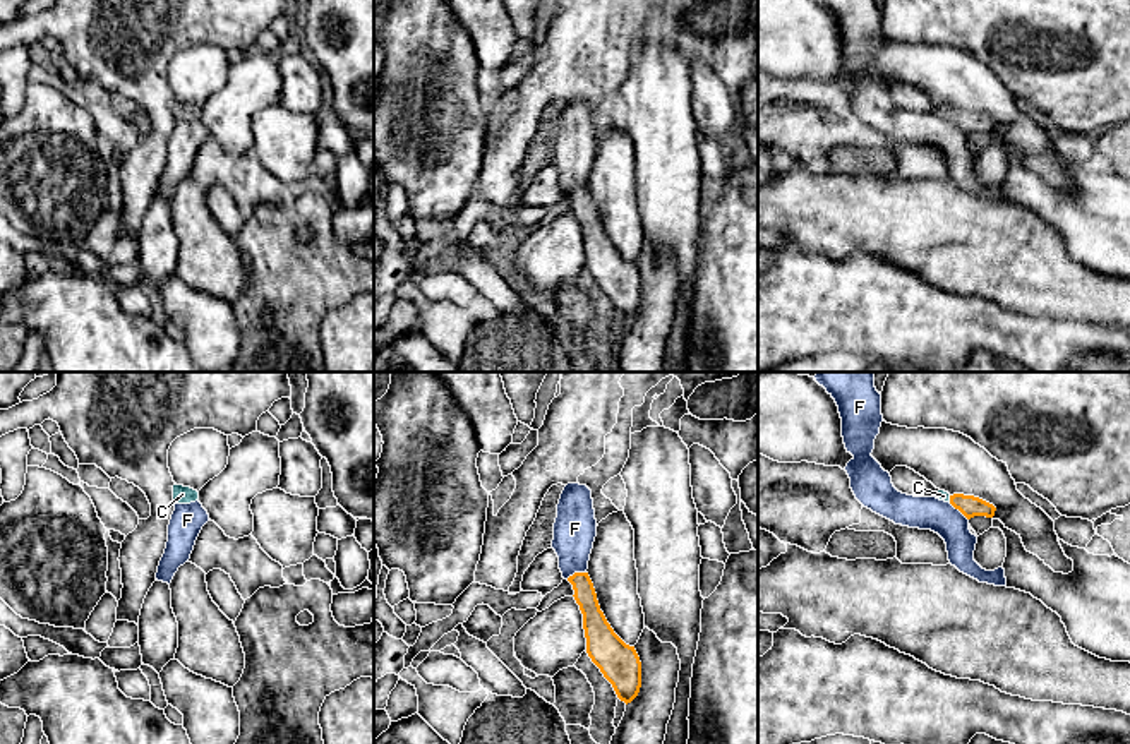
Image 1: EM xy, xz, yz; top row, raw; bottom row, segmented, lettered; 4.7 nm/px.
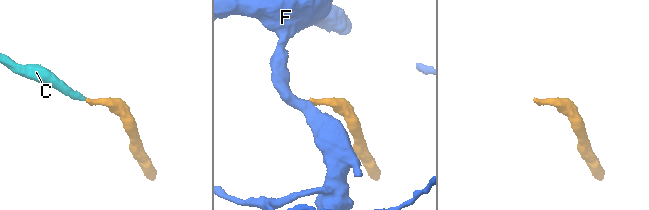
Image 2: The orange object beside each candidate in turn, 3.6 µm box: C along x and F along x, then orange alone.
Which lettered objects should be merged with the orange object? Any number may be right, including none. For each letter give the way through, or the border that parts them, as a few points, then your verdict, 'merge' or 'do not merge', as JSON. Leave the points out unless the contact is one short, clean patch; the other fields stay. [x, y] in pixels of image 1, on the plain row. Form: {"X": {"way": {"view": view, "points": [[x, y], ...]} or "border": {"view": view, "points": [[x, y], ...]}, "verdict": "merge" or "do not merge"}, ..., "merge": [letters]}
{"C": {"way": {"view": "yz", "points": [[969, 122], [950, 115], [943, 112]]}, "verdict": "merge"}, "F": {"border": {"view": "xz", "points": [[585, 187], [575, 187], [566, 194]]}, "verdict": "do not merge"}, "merge": ["C"]}

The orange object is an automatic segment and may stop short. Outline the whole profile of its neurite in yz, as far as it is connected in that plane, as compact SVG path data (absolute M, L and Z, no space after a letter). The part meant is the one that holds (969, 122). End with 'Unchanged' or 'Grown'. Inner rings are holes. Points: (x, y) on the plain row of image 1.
M945 106L936 108L936 115L950 118L955 125L959 125L967 135L974 132L986 132L993 134L996 123L979 113L974 111L964 111L964 110L953 110L950 111Z. Grown

